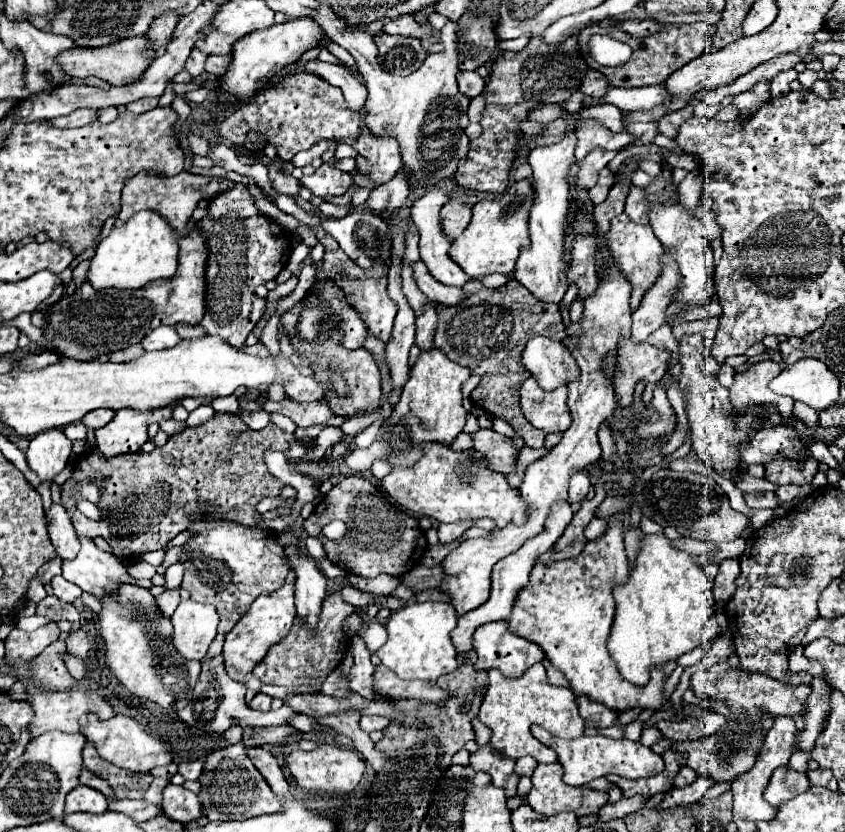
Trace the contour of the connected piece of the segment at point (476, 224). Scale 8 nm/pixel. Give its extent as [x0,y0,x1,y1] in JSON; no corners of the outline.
[451,179,535,277]

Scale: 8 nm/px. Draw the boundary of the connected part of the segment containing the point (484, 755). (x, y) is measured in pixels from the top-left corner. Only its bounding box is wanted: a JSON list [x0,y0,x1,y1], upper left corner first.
[471,743,521,797]

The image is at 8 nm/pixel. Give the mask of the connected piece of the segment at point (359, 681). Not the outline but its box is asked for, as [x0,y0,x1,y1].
[351,637,373,699]

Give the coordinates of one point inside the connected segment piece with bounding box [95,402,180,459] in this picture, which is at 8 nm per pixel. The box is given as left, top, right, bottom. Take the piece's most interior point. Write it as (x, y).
(127, 432)

